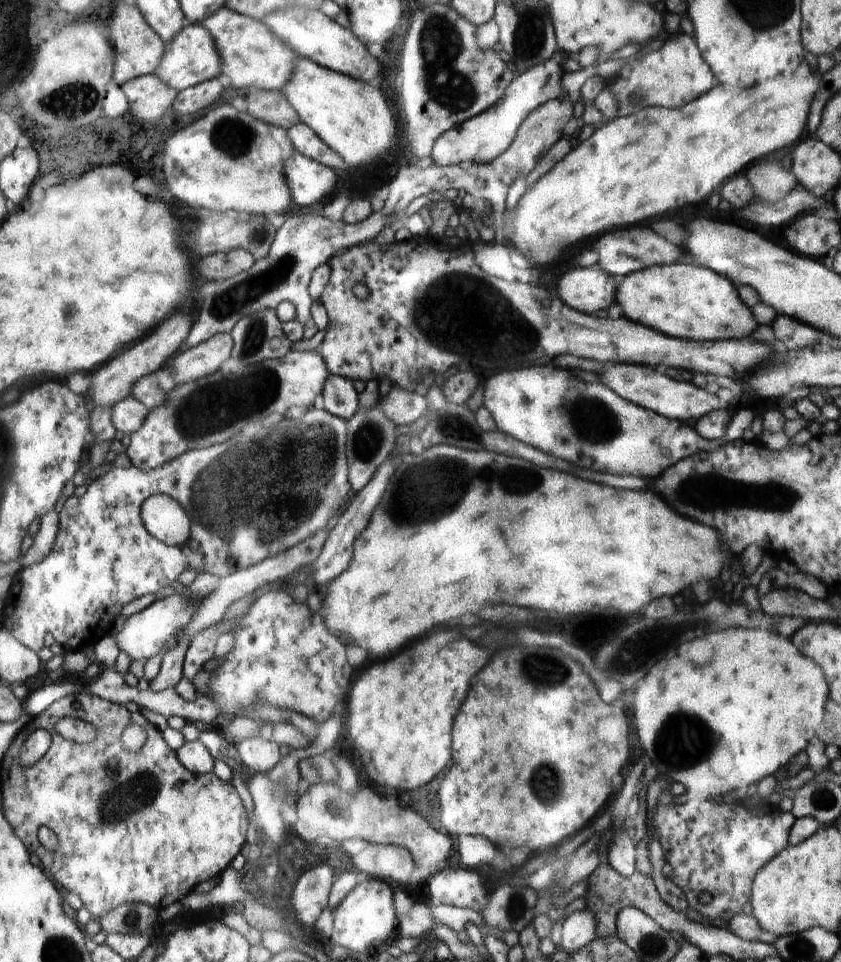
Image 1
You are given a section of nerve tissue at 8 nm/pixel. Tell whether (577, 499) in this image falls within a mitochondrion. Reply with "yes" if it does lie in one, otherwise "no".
no

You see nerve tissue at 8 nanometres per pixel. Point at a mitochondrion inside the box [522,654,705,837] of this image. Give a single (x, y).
(547, 785)

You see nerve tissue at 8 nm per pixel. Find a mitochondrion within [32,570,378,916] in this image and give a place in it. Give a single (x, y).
(127, 794)

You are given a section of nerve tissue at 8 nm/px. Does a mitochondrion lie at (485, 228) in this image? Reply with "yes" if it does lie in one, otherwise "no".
no

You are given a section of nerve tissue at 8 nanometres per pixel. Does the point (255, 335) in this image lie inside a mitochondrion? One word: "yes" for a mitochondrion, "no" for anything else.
yes

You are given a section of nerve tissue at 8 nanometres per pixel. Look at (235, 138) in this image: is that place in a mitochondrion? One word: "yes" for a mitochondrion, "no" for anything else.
yes

